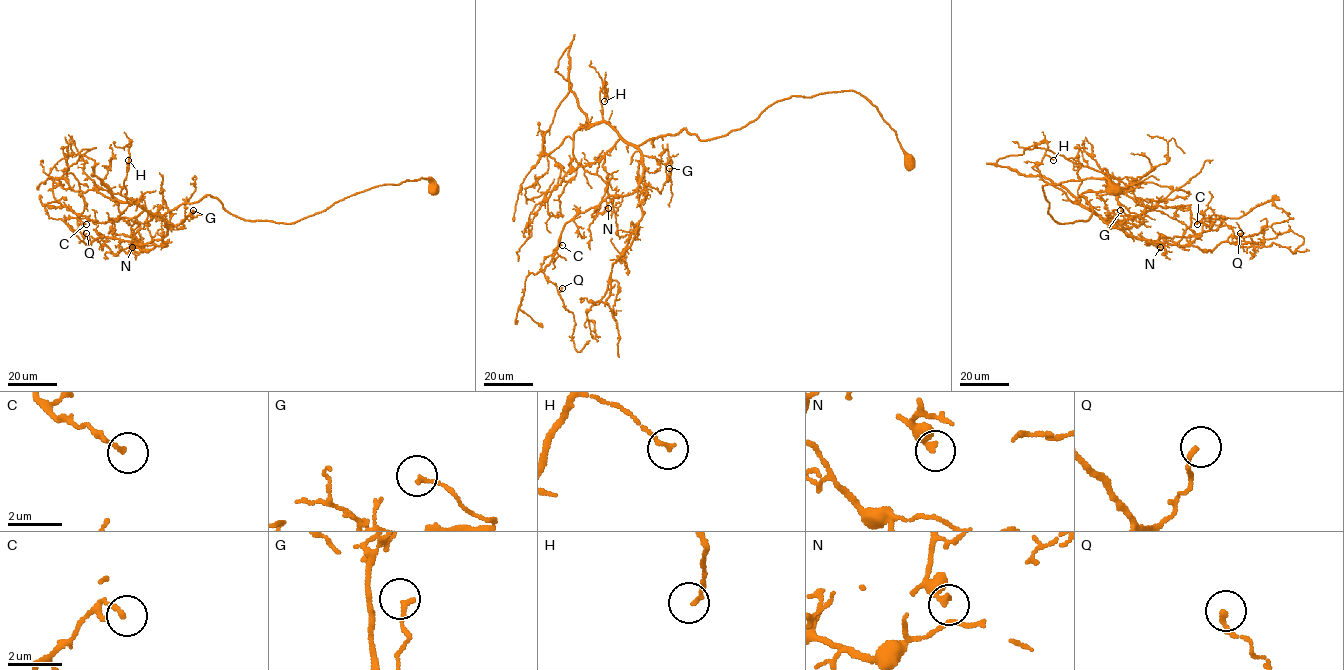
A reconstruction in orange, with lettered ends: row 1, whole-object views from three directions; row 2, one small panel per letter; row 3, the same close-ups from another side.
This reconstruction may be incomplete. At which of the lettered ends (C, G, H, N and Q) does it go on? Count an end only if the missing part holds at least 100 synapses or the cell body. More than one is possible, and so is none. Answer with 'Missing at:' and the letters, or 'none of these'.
Missing at: none of these

